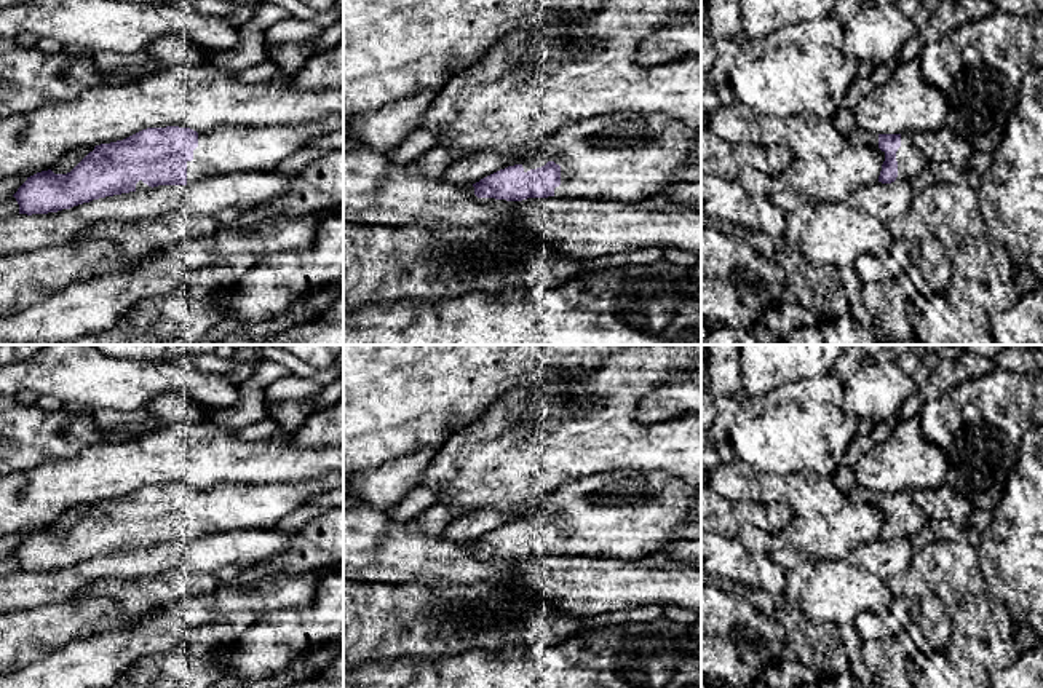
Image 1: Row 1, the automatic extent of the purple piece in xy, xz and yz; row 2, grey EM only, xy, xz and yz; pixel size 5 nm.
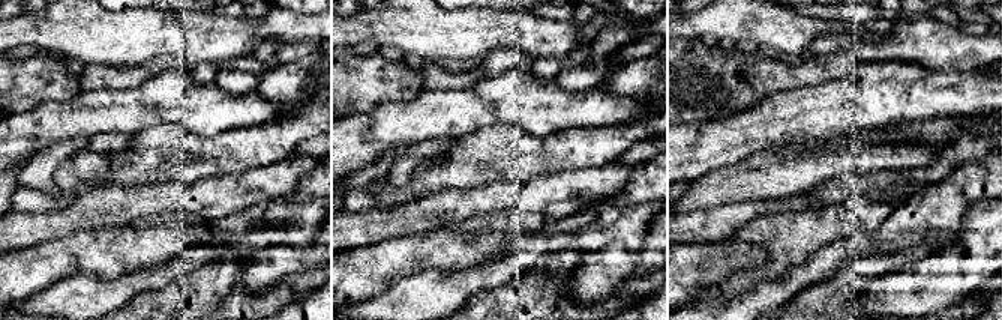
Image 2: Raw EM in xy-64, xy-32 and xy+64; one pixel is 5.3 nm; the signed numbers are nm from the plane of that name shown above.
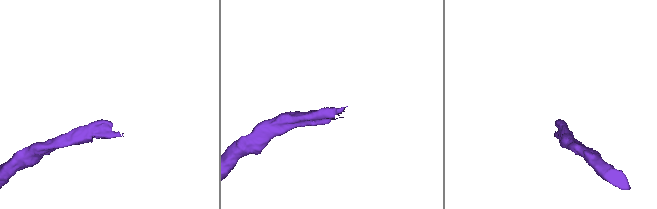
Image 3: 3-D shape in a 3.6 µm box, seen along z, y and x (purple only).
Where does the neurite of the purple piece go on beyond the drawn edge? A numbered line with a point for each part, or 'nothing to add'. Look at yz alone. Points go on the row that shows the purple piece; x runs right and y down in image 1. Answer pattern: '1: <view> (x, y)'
1: yz (911, 162)

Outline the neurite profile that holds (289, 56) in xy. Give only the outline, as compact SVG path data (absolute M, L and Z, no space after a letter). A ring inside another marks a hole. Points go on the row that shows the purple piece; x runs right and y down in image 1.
M311 40L295 43L288 42L281 45L272 45L265 48L267 59L273 61L283 75L291 75L302 67L302 64L316 54Z

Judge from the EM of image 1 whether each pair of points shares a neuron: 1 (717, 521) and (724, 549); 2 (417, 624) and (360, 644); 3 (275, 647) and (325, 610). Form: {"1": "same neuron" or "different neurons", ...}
{"1": "different neurons", "2": "same neuron", "3": "same neuron"}

